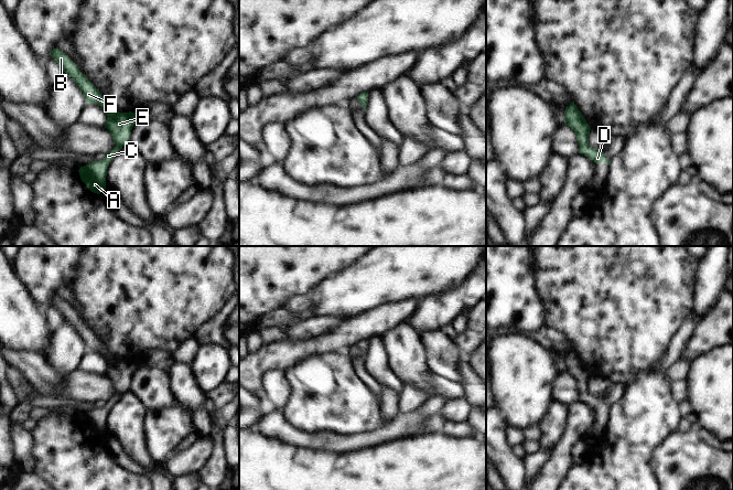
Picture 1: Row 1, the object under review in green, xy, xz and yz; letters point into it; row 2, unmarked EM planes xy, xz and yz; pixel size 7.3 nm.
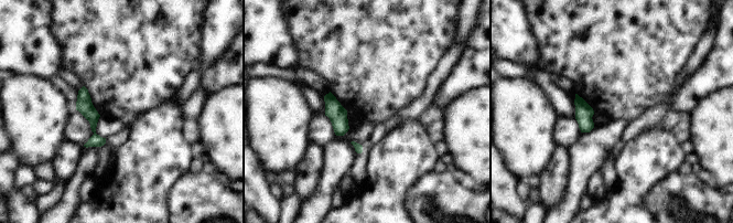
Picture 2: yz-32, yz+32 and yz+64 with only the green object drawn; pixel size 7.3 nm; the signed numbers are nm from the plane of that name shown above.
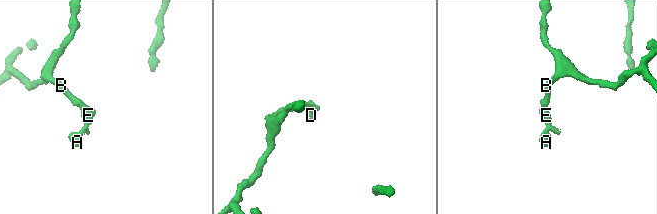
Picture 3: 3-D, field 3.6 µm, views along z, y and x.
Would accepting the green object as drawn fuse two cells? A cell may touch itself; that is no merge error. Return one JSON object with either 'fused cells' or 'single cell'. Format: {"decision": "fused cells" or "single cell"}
{"decision": "single cell"}

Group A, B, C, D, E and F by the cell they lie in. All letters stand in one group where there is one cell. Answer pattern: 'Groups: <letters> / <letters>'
Groups: A B C D E F

